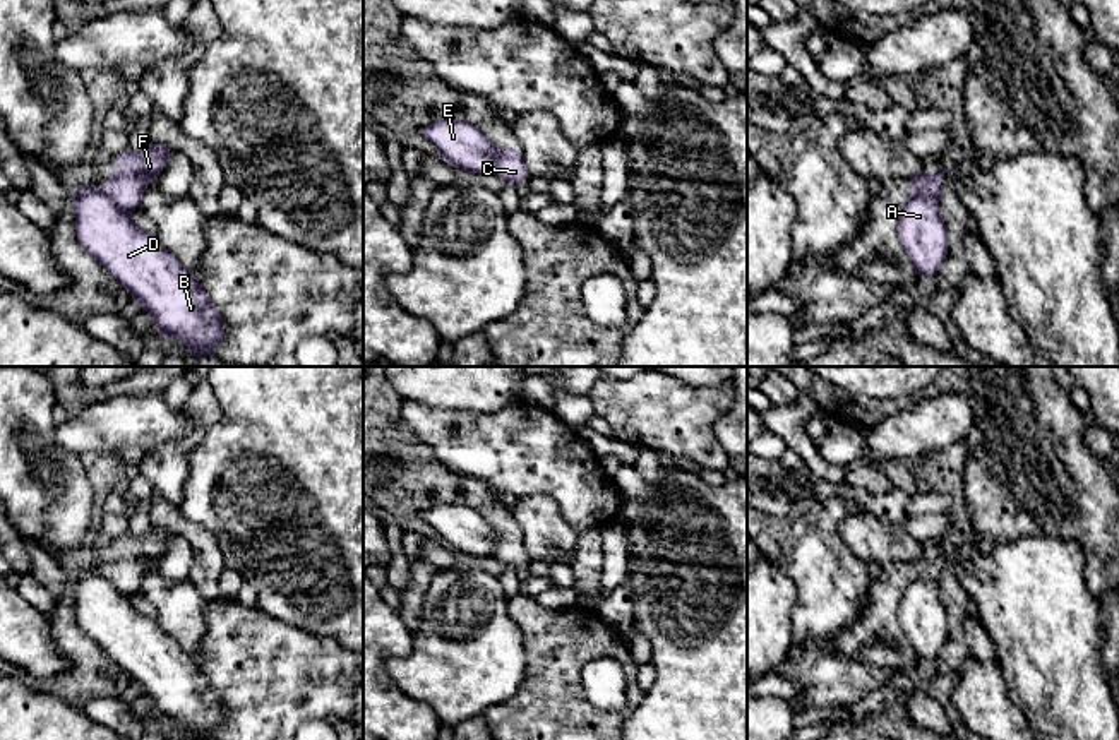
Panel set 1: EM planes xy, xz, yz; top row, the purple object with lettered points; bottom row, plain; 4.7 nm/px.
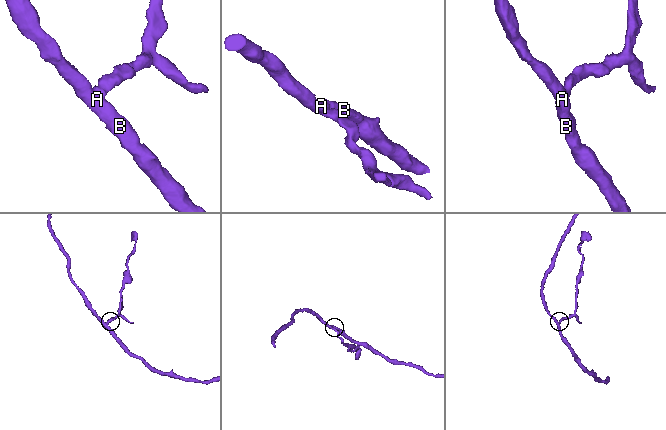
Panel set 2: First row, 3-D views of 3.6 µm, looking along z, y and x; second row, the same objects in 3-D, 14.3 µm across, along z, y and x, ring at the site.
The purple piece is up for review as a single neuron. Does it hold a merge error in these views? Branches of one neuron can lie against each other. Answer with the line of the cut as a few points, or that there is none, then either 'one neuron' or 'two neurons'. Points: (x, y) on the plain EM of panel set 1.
cut in xy along (103, 571), (117, 586), (129, 593); two neurons

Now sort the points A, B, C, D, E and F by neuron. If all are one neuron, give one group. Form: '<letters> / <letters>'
A B D E / C F

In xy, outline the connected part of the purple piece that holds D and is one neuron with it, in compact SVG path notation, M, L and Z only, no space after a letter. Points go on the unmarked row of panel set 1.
M77 569L72 584L79 627L153 699L158 723L178 721L192 733L192 740L214 738L224 721L224 707L195 658L166 636L156 618L141 615L130 601L130 593L117 588L105 572Z

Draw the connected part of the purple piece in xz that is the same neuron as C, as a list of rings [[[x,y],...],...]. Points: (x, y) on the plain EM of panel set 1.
[[[514,531],[511,534],[497,533],[497,548],[494,557],[504,562],[507,567],[519,567],[528,564],[528,555],[523,546],[523,533]]]

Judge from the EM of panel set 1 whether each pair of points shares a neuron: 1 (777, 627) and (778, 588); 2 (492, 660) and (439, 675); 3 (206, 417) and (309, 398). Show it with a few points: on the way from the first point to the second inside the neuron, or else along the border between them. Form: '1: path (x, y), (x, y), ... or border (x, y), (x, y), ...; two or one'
1: path (777, 617), (777, 598); one
2: path (478, 660), (465, 660), (453, 667); one
3: border (209, 384), (220, 406), (220, 417), (194, 446); two

